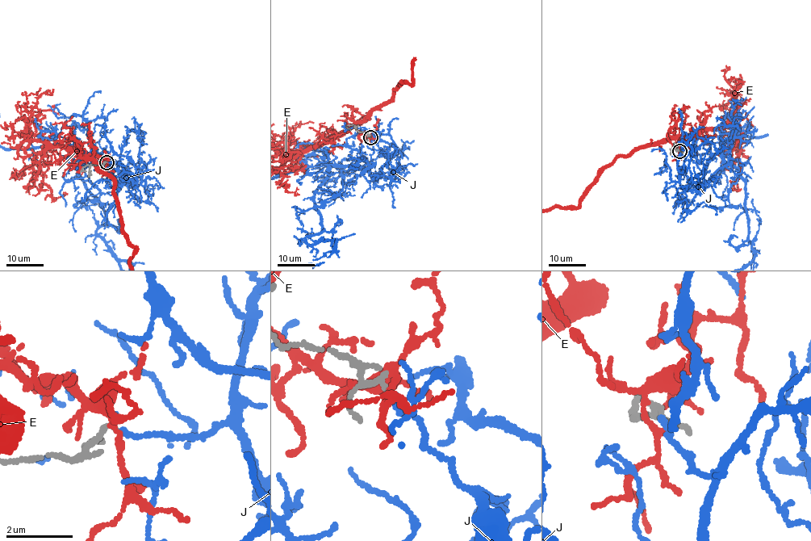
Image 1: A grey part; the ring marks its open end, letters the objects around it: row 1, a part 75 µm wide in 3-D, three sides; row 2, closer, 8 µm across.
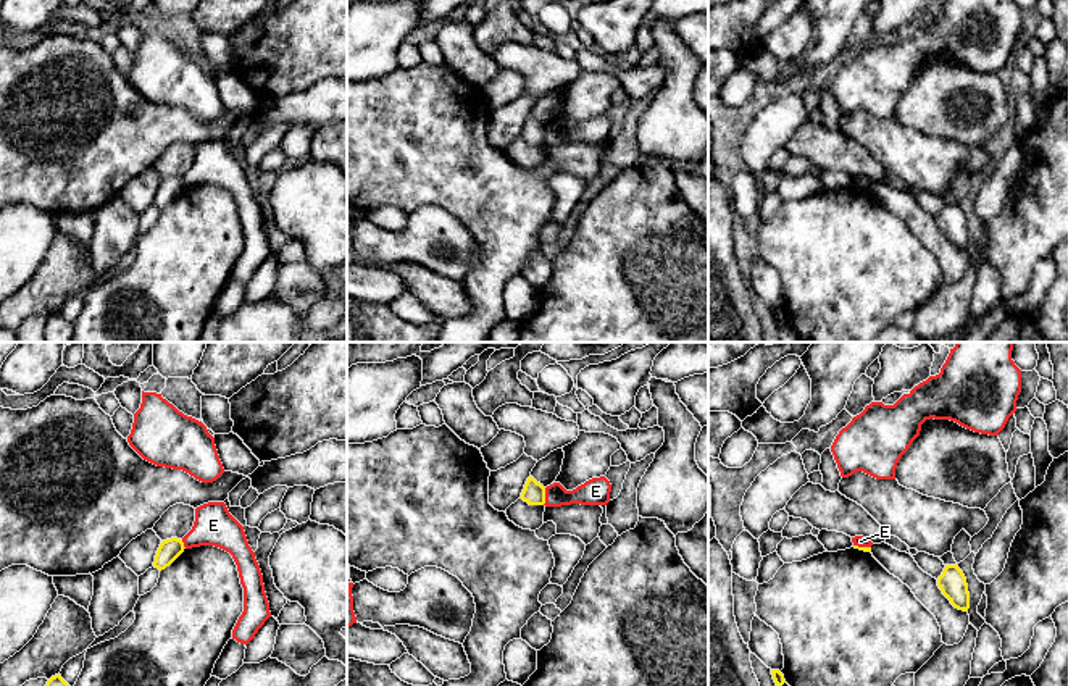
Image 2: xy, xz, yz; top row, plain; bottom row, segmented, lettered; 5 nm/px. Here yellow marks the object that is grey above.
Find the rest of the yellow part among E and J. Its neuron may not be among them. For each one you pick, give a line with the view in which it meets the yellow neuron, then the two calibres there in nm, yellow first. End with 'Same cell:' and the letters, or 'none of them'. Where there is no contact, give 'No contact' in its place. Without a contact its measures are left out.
J: No contact
Same cell: J

